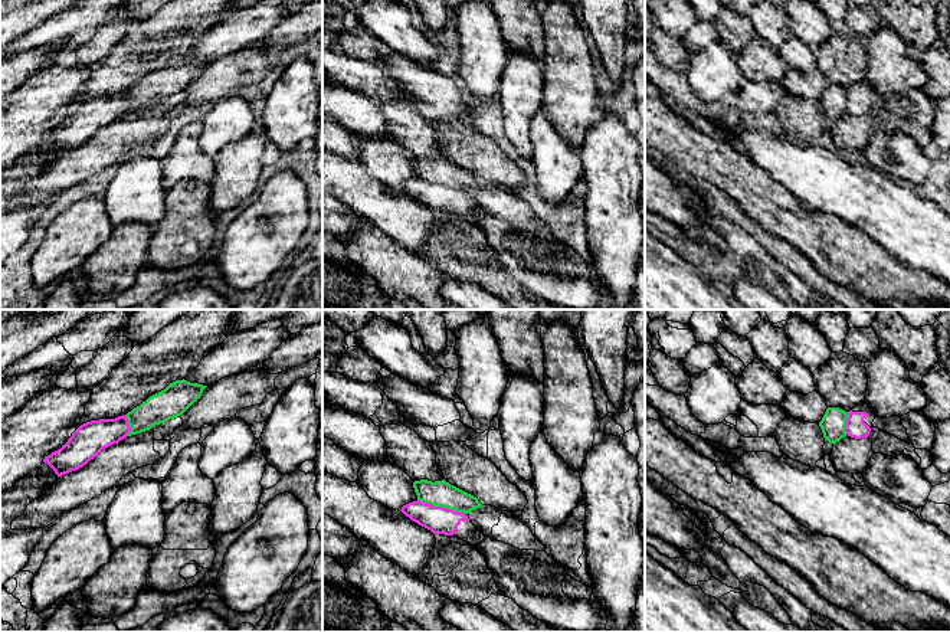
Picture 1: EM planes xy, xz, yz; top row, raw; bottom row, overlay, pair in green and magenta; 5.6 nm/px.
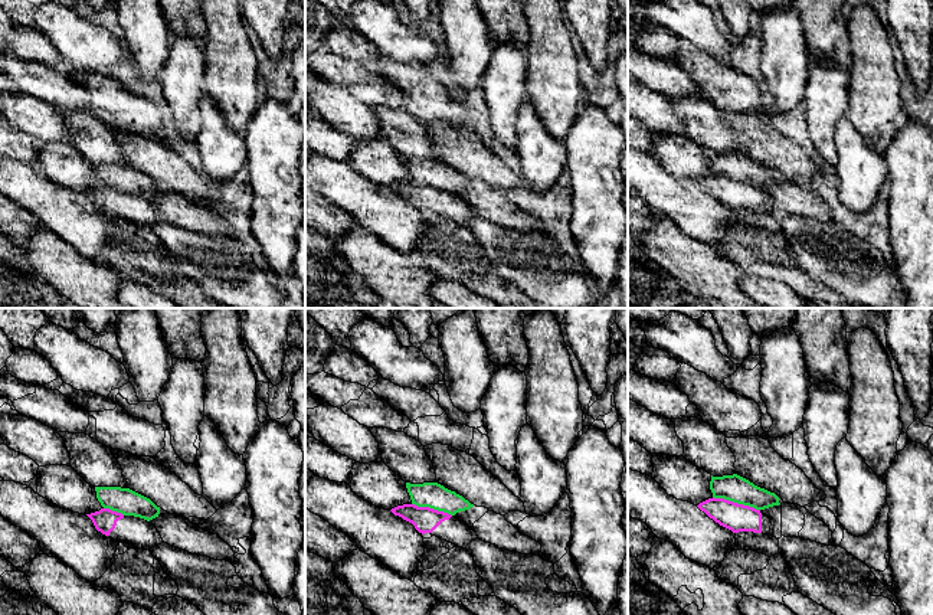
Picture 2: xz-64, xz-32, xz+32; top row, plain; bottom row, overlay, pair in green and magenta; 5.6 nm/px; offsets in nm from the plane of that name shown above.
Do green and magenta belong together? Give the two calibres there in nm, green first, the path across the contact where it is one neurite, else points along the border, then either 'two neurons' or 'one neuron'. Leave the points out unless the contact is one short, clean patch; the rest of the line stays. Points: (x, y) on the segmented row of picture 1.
calibres 140 and 150 nm; two neurons

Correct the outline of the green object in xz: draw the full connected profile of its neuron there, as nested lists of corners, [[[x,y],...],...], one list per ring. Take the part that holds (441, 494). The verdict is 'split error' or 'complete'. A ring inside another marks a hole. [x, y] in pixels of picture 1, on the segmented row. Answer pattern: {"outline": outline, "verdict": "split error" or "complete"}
{"outline": [[[428,479],[415,481],[413,488],[419,501],[435,507],[443,507],[463,514],[482,507],[476,497],[451,485],[445,479],[435,482]]], "verdict": "complete"}

